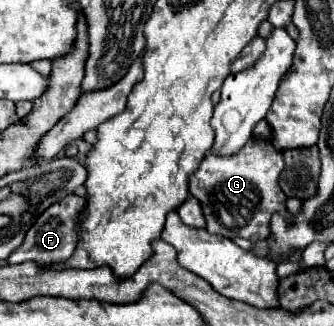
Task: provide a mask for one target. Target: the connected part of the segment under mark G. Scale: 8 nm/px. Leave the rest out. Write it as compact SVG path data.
M252 139L240 155L232 159L216 159L216 155L206 155L196 173L190 179L190 193L202 203L206 229L214 235L228 239L244 237L250 241L262 241L270 237L272 215L290 217L286 209L286 195L278 185L280 171L284 169L282 153L268 139Z

